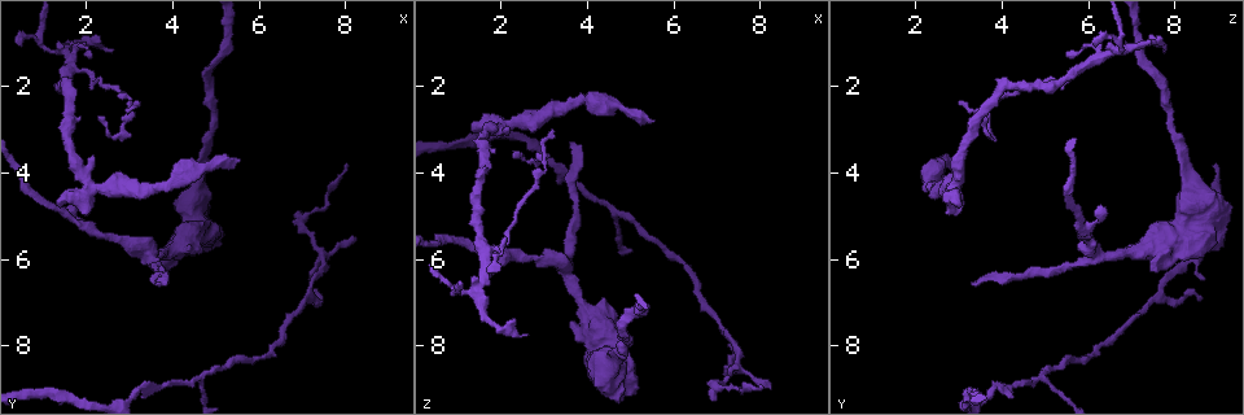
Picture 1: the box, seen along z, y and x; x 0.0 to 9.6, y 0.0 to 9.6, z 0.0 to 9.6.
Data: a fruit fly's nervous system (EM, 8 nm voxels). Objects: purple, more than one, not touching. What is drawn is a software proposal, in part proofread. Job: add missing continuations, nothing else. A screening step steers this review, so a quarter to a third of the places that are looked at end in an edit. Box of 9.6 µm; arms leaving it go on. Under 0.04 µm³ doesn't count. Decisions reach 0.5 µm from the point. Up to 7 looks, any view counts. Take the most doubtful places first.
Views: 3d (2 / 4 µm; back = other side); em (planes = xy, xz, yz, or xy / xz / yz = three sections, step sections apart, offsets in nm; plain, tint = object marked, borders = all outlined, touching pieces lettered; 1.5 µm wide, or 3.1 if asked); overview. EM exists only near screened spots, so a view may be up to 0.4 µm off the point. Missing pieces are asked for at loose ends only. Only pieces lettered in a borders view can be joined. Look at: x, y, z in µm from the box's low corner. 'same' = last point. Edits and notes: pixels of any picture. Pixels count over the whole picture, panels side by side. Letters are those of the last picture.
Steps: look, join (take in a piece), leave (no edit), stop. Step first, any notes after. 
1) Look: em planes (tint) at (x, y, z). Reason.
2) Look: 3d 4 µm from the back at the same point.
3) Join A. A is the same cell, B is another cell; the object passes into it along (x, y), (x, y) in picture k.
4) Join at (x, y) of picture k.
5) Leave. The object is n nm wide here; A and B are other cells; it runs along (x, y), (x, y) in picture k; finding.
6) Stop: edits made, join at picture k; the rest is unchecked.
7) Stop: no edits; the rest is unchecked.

Look: 3d 2 µm at (3.60, 6.50, 3.35). End of a long branch.

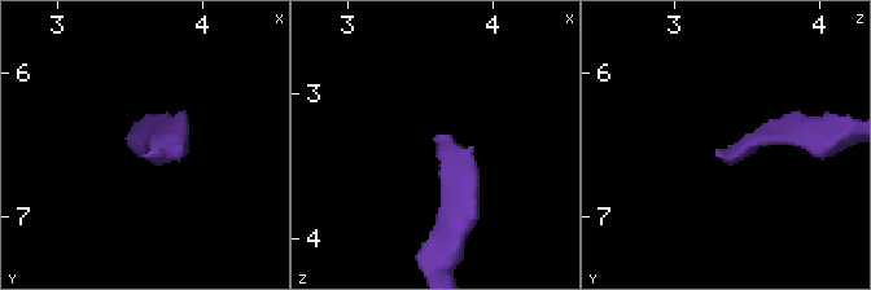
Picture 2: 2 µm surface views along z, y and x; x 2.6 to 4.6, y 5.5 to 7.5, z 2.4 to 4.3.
Look: em xz step 8 (tint) at (3.62, 6.54, 3.30).

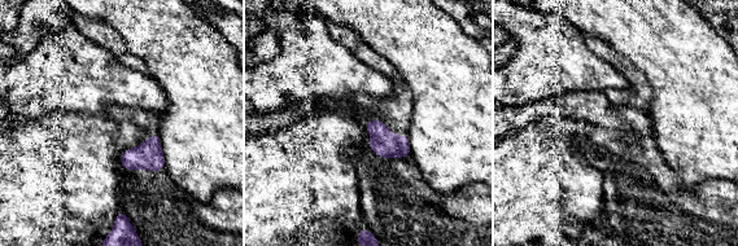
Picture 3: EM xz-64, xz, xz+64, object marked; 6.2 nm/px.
Look: em planes (borders) at the same point. Another direction.

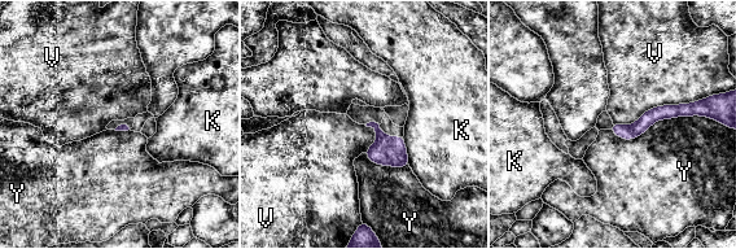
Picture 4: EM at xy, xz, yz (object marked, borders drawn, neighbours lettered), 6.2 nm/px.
Leave. K, V and Y are other cells; a border runs along (699, 99), (613, 123) in picture 4; no lettered piece goes on from it.

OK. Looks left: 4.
Look: 3d 2 µm at (5.50, 3.70, 2.75). An open end.

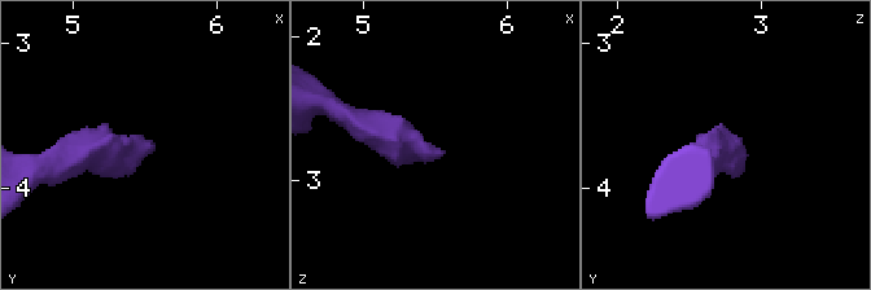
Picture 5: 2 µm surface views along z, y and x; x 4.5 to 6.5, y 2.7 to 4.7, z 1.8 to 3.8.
Look: em planes (borders) at (5.54, 3.68, 2.82).

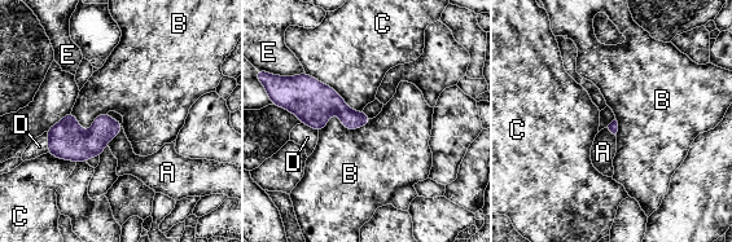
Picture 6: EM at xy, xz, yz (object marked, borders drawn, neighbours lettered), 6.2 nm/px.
Join A. A is the same cell, B, C, D and E are other cells; the object passes into it along (77, 145), (114, 135), (128, 163) in picture 6; it goes on there.

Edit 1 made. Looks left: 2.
Look: overview.

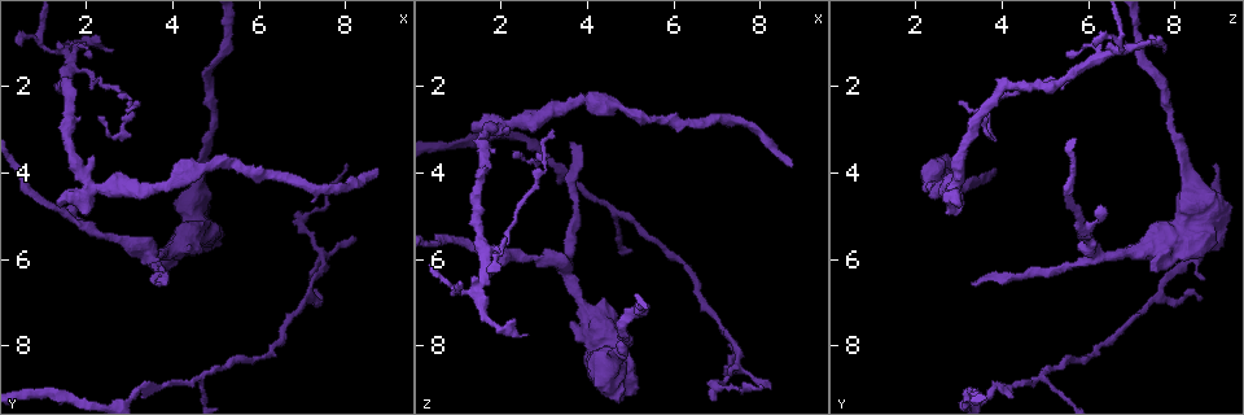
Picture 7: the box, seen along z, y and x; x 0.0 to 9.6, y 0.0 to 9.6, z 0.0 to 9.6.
Look: em planes (borders) at (8.80, 3.95, 3.85). End of a long branch.

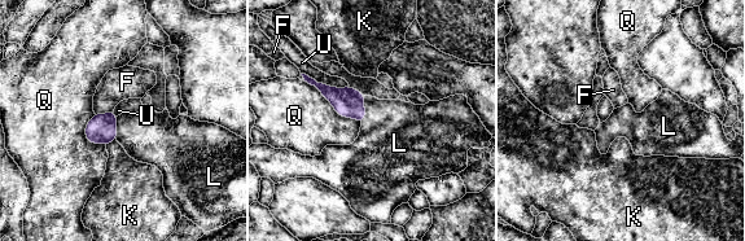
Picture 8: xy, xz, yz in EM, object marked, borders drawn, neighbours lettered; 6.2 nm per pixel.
Join L. The object is 140 nm wide here; L is the same cell, F, K, Q and U are other cells; the object passes into it along (347, 101), (364, 110), (395, 136) in picture 8; the cell continues.

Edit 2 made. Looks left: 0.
Stop: edits made, join at picture 6, join at picture 8; the rest is unchecked.

